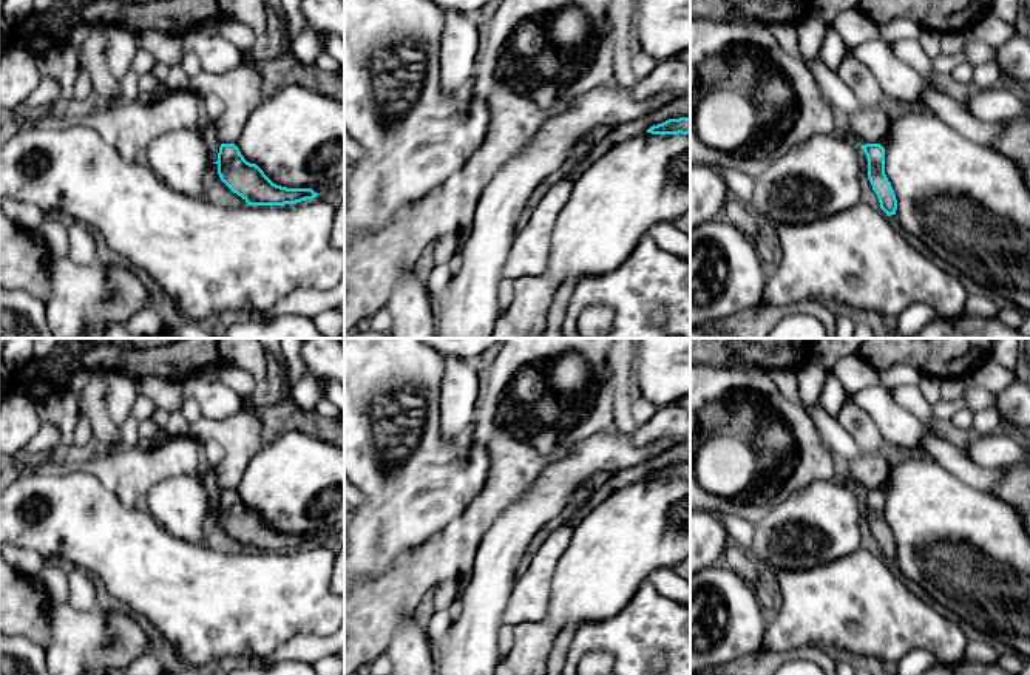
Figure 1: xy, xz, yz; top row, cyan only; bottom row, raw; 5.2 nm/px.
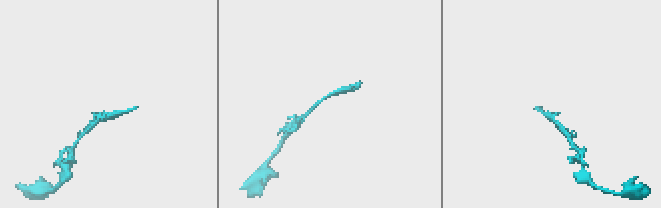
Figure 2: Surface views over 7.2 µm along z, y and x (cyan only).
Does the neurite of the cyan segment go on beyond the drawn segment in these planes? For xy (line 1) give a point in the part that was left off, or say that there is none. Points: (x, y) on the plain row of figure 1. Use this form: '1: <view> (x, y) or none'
1: none

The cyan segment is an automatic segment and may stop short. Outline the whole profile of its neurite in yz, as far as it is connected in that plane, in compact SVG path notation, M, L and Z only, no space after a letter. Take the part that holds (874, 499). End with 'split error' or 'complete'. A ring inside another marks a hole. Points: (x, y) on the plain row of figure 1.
M880 490L862 491L868 505L868 525L876 538L880 555L888 561L896 561L897 545L891 528L885 521L885 494Z | complete

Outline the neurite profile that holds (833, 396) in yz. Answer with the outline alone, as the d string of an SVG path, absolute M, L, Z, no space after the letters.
M826 372L826 380L820 394L818 403L822 405L823 411L835 419L840 412L843 403L846 402L848 395L840 383L840 380L831 372Z

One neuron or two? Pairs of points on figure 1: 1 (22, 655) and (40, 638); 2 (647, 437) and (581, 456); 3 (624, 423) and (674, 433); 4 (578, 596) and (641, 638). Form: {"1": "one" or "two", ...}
{"1": "two", "2": "two", "3": "two", "4": "two"}

